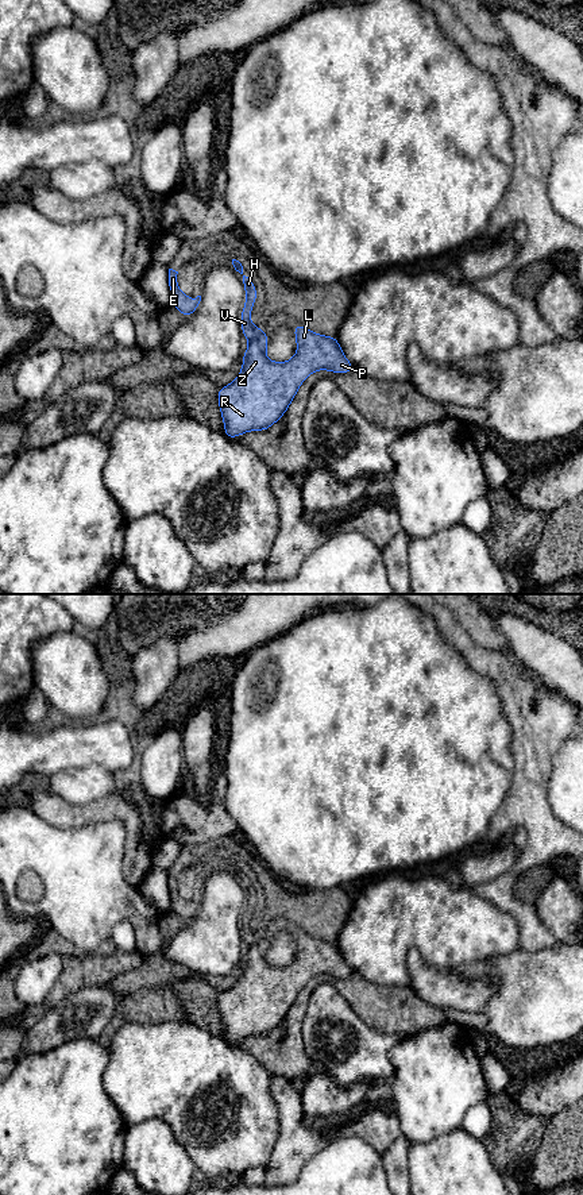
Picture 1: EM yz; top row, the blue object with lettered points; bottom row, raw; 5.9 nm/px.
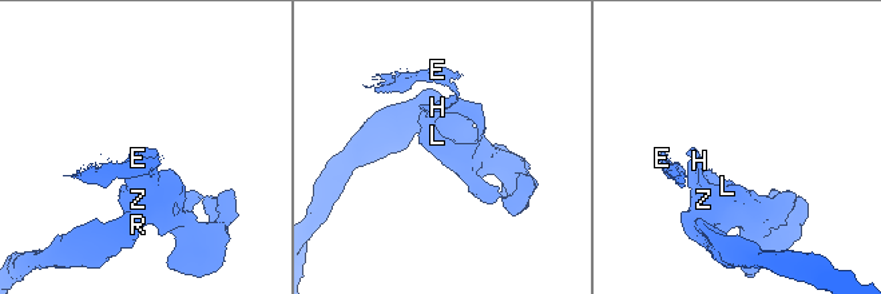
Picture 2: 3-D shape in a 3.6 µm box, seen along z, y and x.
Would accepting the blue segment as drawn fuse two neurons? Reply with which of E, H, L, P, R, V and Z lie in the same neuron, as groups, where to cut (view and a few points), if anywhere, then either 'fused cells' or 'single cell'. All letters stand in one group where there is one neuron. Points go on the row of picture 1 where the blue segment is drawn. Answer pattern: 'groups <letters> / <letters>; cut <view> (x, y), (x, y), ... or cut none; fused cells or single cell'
groups E H V / L P R Z; cut yz (262, 331), (250, 340); fused cells

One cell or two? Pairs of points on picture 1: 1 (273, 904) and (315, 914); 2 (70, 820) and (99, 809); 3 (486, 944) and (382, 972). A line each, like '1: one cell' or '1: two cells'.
1: one cell
2: one cell
3: one cell

